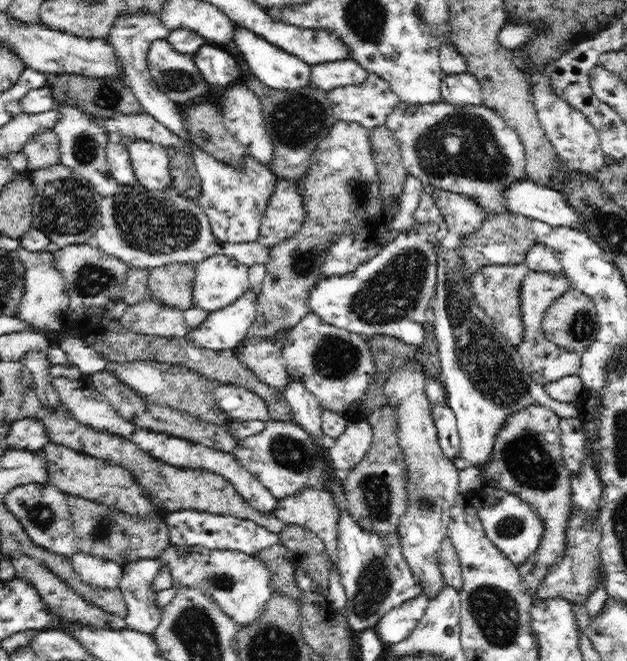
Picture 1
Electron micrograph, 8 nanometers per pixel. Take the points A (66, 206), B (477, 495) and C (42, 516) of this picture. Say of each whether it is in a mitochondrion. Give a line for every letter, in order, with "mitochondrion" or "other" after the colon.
A: mitochondrion
B: other
C: mitochondrion

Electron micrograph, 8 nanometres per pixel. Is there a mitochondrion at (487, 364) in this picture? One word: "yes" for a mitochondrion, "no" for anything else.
yes

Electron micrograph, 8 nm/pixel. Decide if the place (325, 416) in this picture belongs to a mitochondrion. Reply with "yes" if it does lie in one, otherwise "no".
no

